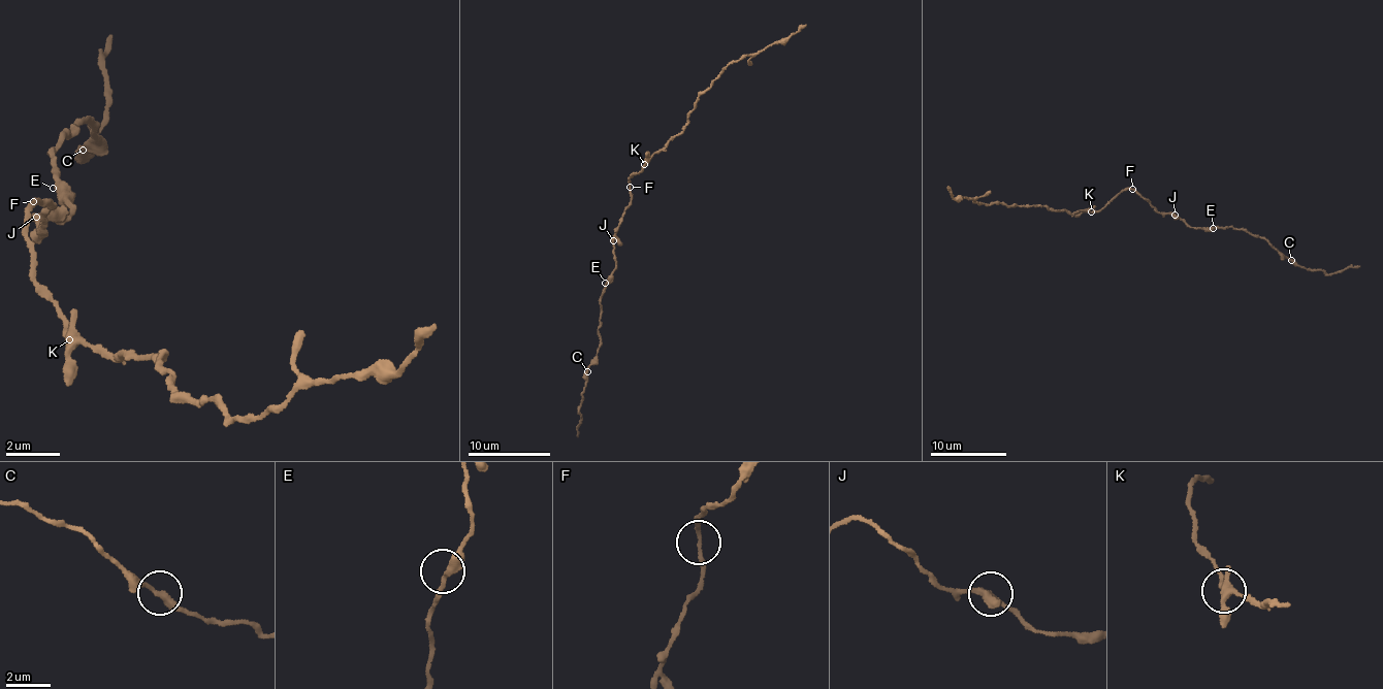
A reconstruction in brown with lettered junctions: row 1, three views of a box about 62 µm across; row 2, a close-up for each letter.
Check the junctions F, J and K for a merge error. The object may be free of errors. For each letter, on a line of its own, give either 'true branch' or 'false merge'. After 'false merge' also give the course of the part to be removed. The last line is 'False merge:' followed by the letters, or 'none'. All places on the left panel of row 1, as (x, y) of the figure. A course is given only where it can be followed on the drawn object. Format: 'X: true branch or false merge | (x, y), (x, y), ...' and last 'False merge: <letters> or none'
F: true branch
J: true branch
K: true branch
False merge: none

